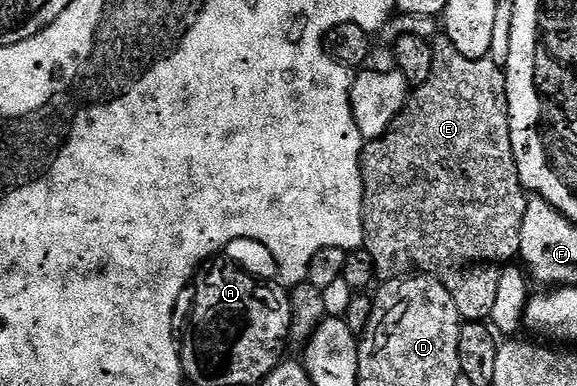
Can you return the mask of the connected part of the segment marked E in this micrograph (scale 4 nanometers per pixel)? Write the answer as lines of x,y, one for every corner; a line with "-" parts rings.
446,35
438,36
431,44
433,70
427,81
418,85
408,95
407,105
403,107
399,117
391,123
387,133
376,140
366,141
363,145
363,247
369,254
373,254
375,274
380,281
406,278
414,272
431,276
437,282
441,282
441,286
445,286
449,294
453,294
453,302
457,302
457,310
464,321
487,322
490,321
493,306
497,302
497,282
501,282
503,269
514,261
511,259
519,256
521,222
525,222
529,196
519,182
517,162
513,158
506,71
489,58
482,60
465,58

